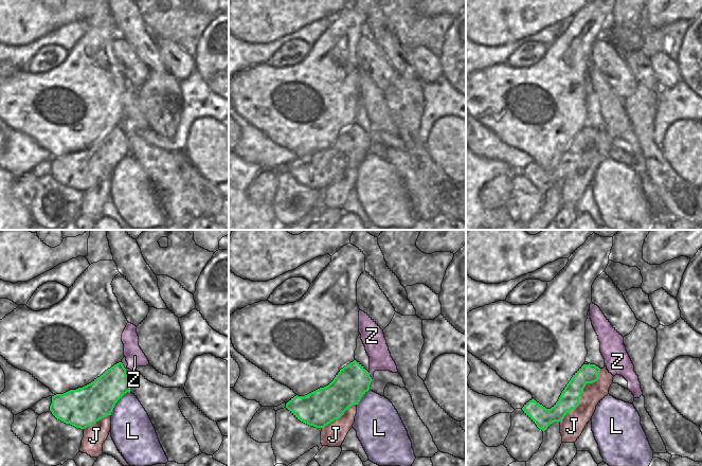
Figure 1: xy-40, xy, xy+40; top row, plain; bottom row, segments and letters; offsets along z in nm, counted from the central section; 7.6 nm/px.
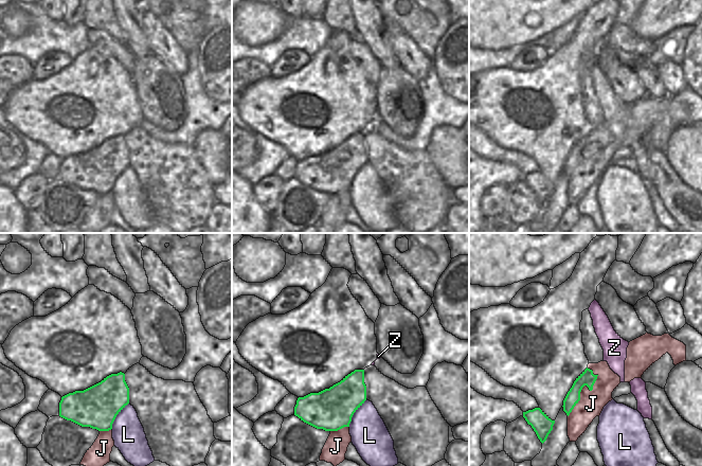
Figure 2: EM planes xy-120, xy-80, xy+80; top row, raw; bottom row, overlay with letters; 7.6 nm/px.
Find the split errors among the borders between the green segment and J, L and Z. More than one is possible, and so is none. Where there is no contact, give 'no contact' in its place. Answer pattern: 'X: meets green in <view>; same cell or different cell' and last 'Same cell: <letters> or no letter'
J: meets green in xy+40; different cell
L: meets green in xy-40; different cell
Z: meets green in xy; different cell
Same cell: no letter

